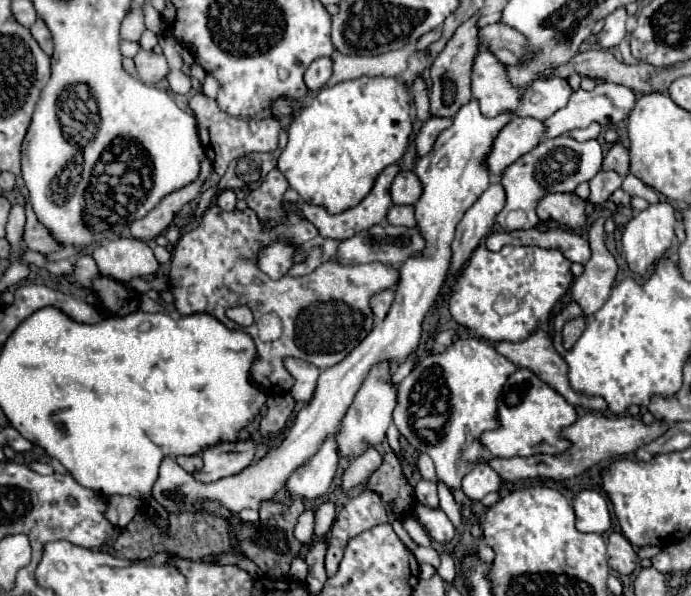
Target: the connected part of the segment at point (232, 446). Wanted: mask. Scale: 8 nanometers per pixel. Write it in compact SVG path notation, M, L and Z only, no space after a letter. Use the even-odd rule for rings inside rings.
M251 440L247 442L219 442L205 448L203 450L205 466L199 472L193 472L195 480L209 484L209 482L217 482L221 478L239 474L243 468L251 464L255 456L255 442Z

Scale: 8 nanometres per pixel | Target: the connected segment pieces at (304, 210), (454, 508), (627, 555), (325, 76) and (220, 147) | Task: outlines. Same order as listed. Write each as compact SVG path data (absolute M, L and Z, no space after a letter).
M397 164L387 166L387 168L379 174L379 178L375 180L373 190L371 190L357 206L353 206L353 208L349 208L349 210L345 210L345 212L339 212L339 214L329 214L323 206L315 206L315 204L309 204L309 202L303 202L303 200L297 200L295 206L297 206L297 210L299 210L309 222L313 222L313 224L317 226L321 238L335 238L335 240L339 240L339 238L349 238L351 234L357 234L359 230L367 230L367 228L371 228L371 226L375 226L375 224L381 224L381 222L385 220L387 210L389 210L389 206L391 206L389 188L391 188L391 182L393 182L393 178L395 178L397 172L399 172Z
M437 484L439 488L439 502L441 502L441 510L449 516L449 520L459 526L461 524L461 506L455 502L451 490L445 484Z
M613 532L607 544L607 560L609 566L619 574L631 574L637 566L637 552L633 550L631 542L627 542L623 534Z
M317 58L309 68L307 68L307 74L305 74L305 84L309 90L319 90L327 84L327 80L331 78L331 58Z
M197 94L189 100L189 106L197 118L197 128L199 128L199 138L201 144L205 146L205 154L213 164L213 170L221 176L225 174L227 166L231 160L241 158L251 152L273 152L277 148L279 140L279 122L273 116L265 118L233 118L225 112L219 110L217 102L207 98L205 94Z

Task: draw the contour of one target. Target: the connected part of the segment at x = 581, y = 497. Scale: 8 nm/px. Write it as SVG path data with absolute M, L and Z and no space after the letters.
M581 490L573 498L573 510L577 516L577 530L579 532L603 534L611 528L609 504L595 490Z

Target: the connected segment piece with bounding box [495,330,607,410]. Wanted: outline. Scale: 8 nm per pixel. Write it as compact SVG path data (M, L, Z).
M543 330L531 334L527 340L521 340L521 342L495 342L495 350L503 356L507 356L511 362L515 362L517 368L527 368L531 370L539 380L543 380L545 384L549 384L555 392L559 392L571 406L575 408L583 408L583 410L605 410L607 404L603 398L589 398L589 396L583 396L579 392L575 392L569 384L569 378L567 378L567 364L563 362L563 358L555 352L553 348L553 342L549 338L549 334L545 334Z

